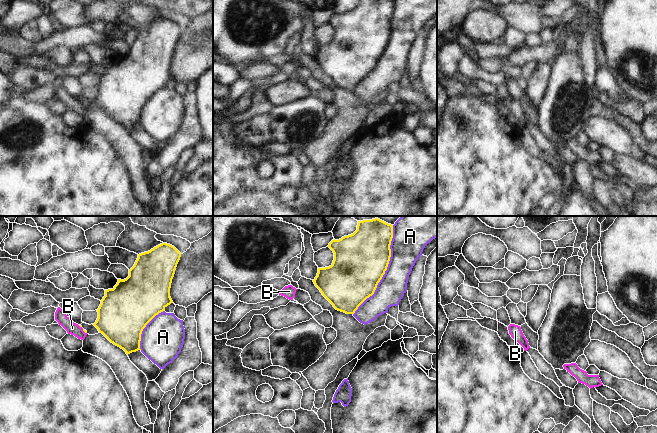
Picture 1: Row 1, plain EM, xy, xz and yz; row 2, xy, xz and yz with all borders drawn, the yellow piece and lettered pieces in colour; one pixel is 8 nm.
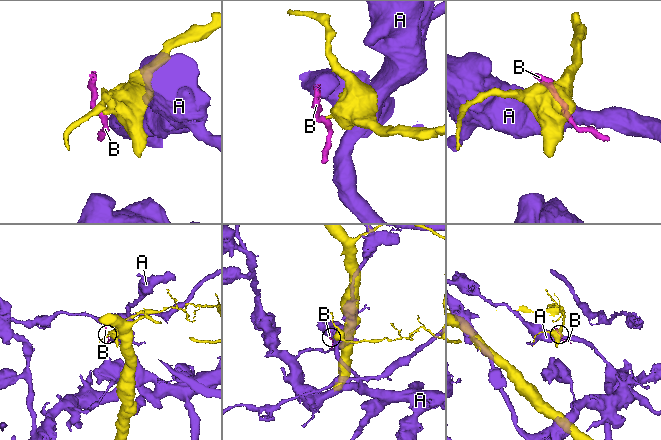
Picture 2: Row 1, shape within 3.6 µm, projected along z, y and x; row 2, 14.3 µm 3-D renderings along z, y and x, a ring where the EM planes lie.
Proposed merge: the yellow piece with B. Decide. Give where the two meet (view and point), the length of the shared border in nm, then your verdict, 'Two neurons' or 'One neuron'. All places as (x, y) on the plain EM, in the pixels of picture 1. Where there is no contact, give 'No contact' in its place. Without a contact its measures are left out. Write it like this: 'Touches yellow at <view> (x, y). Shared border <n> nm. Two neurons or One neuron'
Touches yellow at xy (84, 107). Shared border 50 nm. Two neurons

